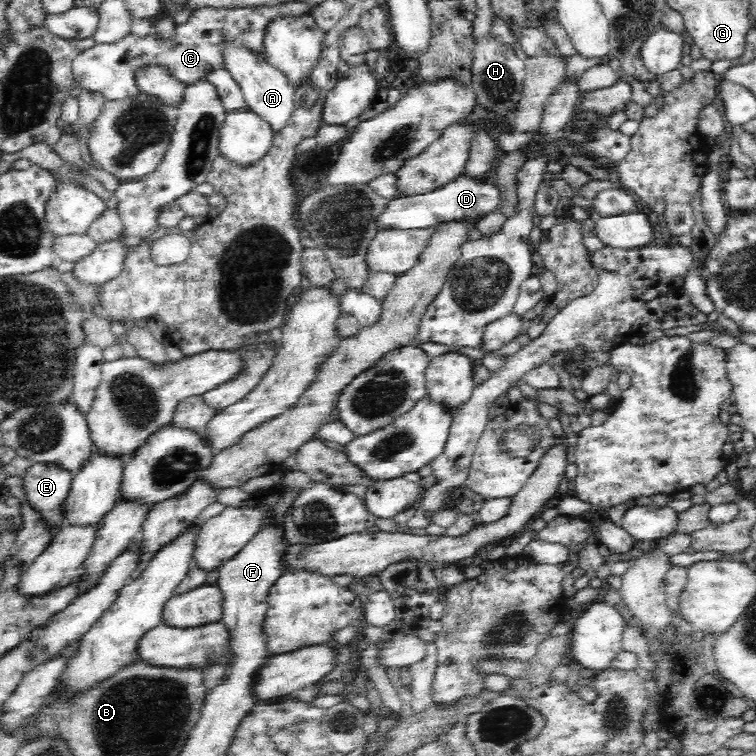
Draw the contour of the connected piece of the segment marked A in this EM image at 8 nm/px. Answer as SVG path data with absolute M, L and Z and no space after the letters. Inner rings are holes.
M228 43L225 46L225 57L228 72L233 74L242 87L249 110L262 118L274 135L288 128L297 109L295 90L288 83L288 79L266 62L265 55L252 55L246 49L240 49L236 43Z

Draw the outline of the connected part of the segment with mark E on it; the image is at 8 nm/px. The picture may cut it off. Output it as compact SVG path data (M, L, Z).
M33 463L22 479L24 497L48 527L50 540L66 526L65 502L71 489L70 473L52 465Z

